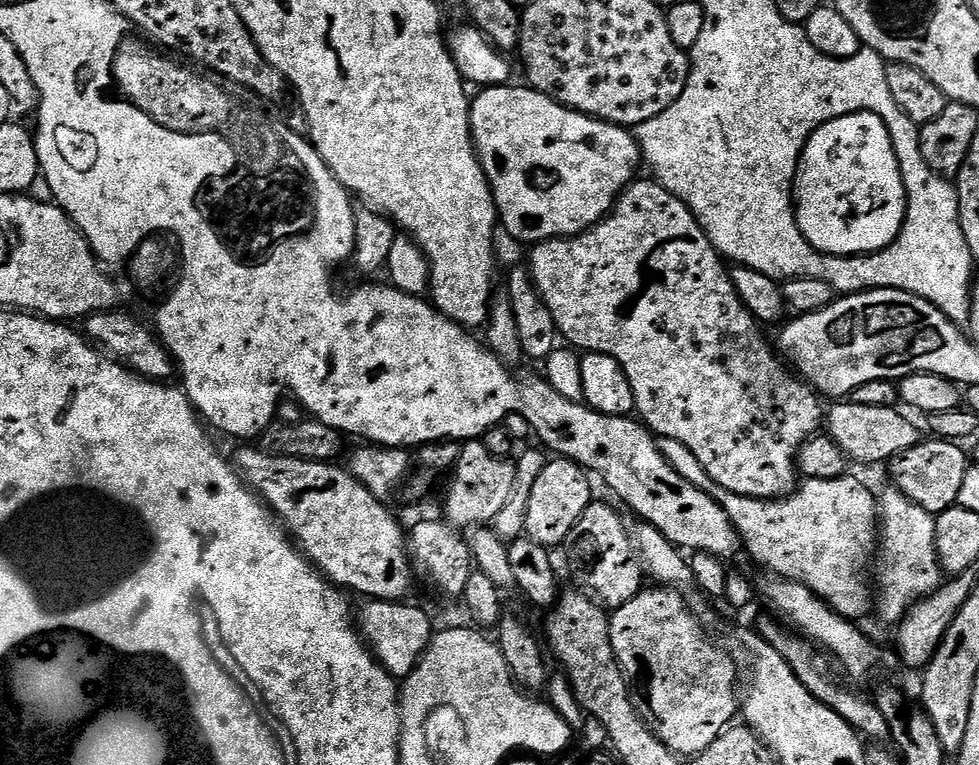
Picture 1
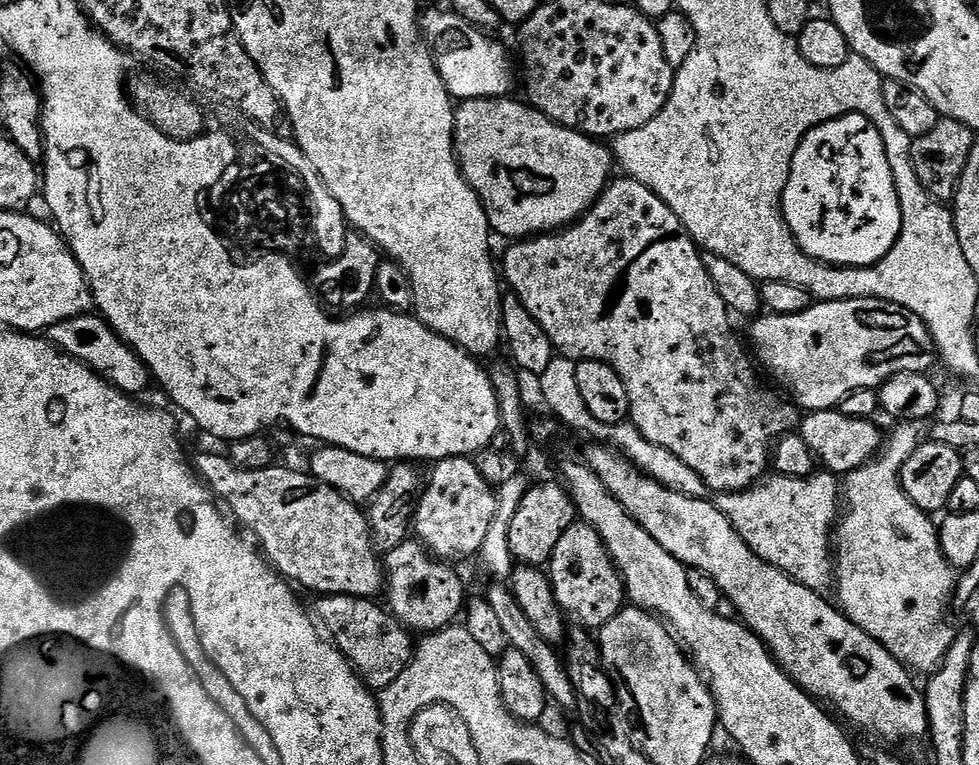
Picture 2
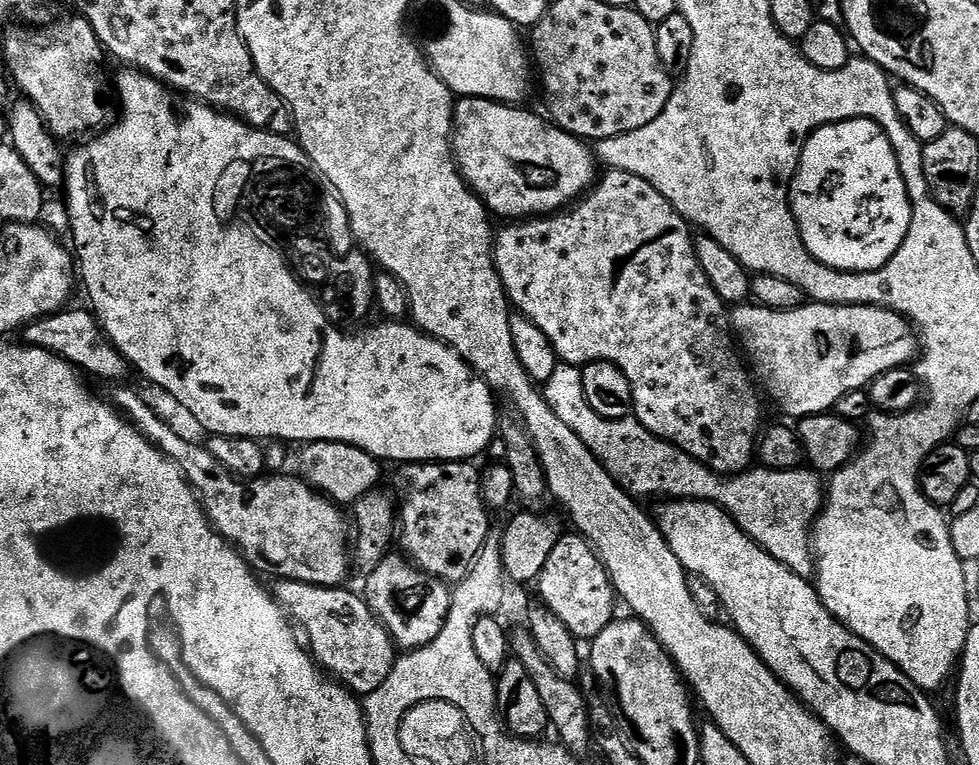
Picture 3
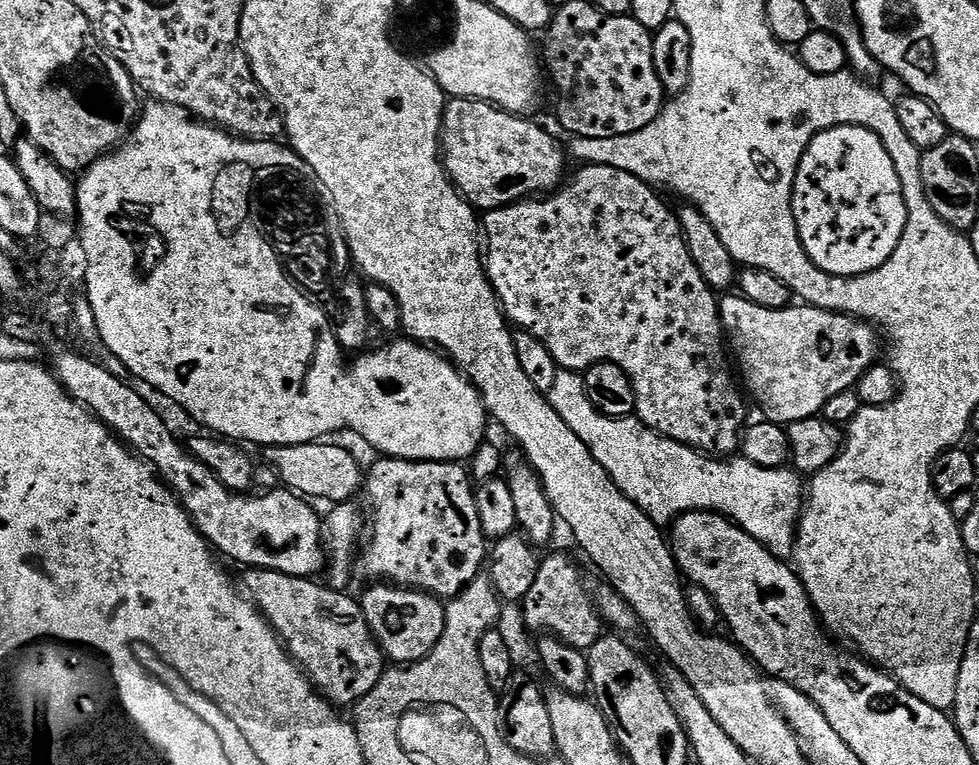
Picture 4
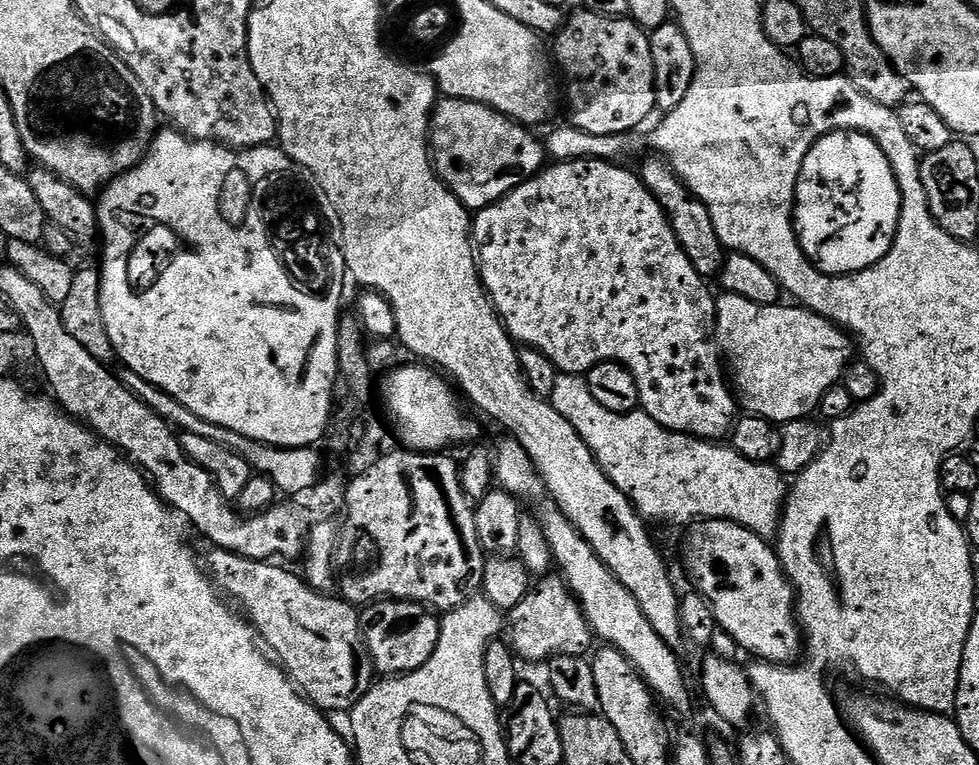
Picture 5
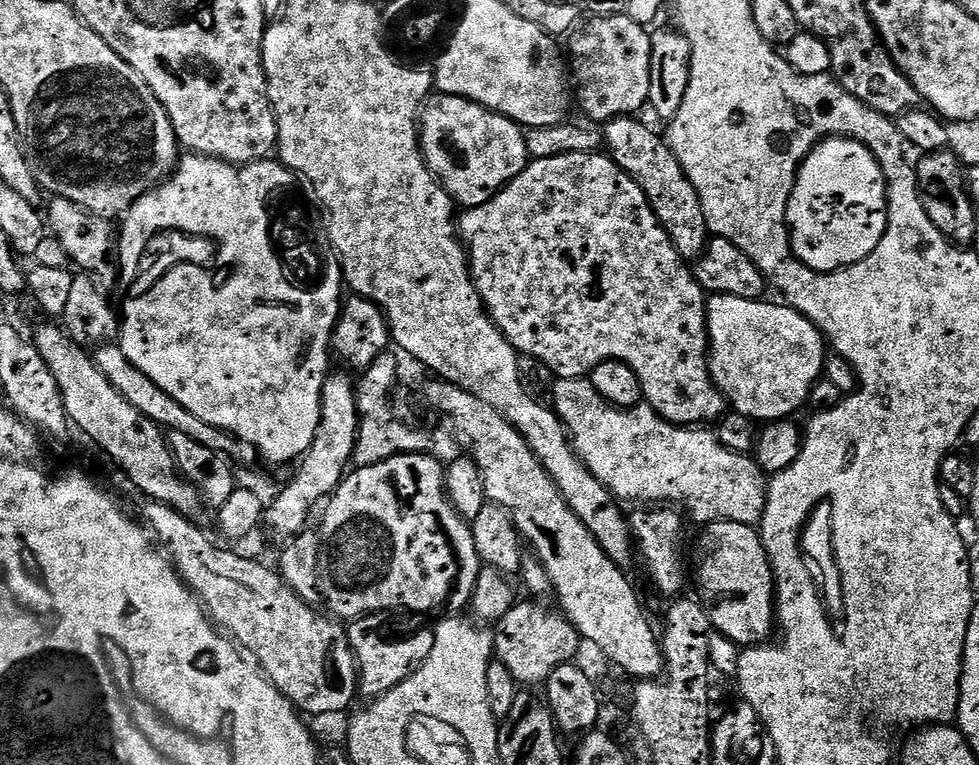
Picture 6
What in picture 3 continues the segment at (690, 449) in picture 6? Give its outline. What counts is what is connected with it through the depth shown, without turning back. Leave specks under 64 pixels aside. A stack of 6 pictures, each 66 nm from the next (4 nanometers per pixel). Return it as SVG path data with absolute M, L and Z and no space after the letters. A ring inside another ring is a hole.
M563 362L557 363L554 375L542 385L544 393L544 400L550 406L550 410L554 410L554 414L558 414L558 418L562 418L562 422L566 422L566 426L570 426L570 430L574 430L574 434L578 434L578 438L582 438L582 442L593 452L596 459L603 464L604 469L612 475L613 478L619 482L621 488L633 498L641 498L640 496L664 496L660 498L671 498L673 500L704 500L707 504L716 504L720 509L731 516L732 520L749 536L758 546L762 546L762 550L766 550L766 554L770 554L770 558L774 558L778 562L782 562L782 566L789 568L794 574L808 578L814 572L814 557L812 554L812 526L816 522L817 516L820 514L821 508L826 503L826 488L822 483L821 477L815 471L809 470L807 467L801 466L797 469L791 468L790 470L774 470L773 468L765 468L763 466L752 466L743 472L735 474L721 474L713 472L712 469L706 467L702 461L694 459L690 454L686 454L681 448L676 448L673 444L668 444L662 438L658 438L650 430L646 430L646 426L642 426L635 415L627 416L625 420L607 420L602 418L602 414L594 411L594 406L590 406L590 402L586 402L586 394L582 390L582 382L580 381L580 373L577 365L566 364Z

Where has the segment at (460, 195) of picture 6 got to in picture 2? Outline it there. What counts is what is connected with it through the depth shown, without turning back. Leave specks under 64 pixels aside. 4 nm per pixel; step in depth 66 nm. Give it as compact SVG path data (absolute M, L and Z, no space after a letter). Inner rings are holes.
M512 99L459 101L454 139L460 170L483 200L497 237L531 238L563 230L576 223L608 187L613 149L577 128L559 124L523 99Z

